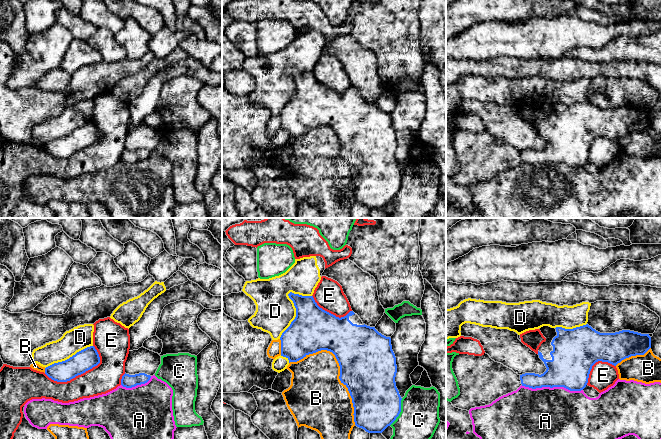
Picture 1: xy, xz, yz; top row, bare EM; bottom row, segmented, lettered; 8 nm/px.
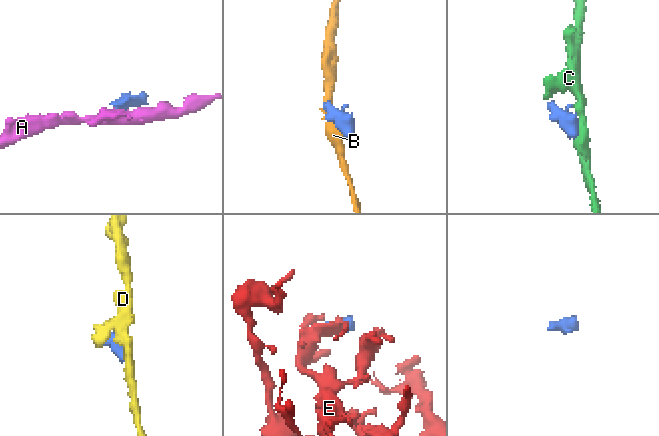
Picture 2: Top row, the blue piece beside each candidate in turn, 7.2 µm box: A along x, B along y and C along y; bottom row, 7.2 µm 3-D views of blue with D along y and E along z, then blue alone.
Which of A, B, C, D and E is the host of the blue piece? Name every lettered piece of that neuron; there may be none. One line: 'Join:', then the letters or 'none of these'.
Join: none of these

